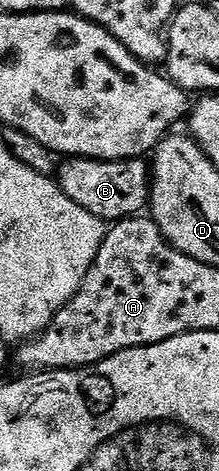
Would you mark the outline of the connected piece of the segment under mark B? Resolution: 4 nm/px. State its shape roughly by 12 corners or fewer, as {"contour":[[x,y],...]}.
{"contour":[[65,157],[57,186],[106,223],[149,204],[151,165]]}

